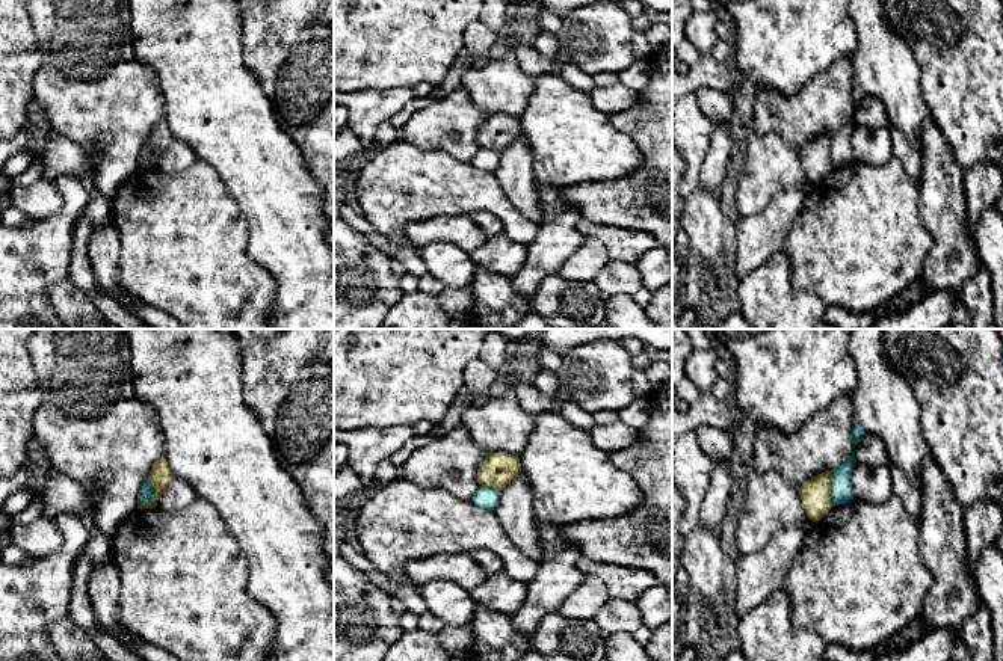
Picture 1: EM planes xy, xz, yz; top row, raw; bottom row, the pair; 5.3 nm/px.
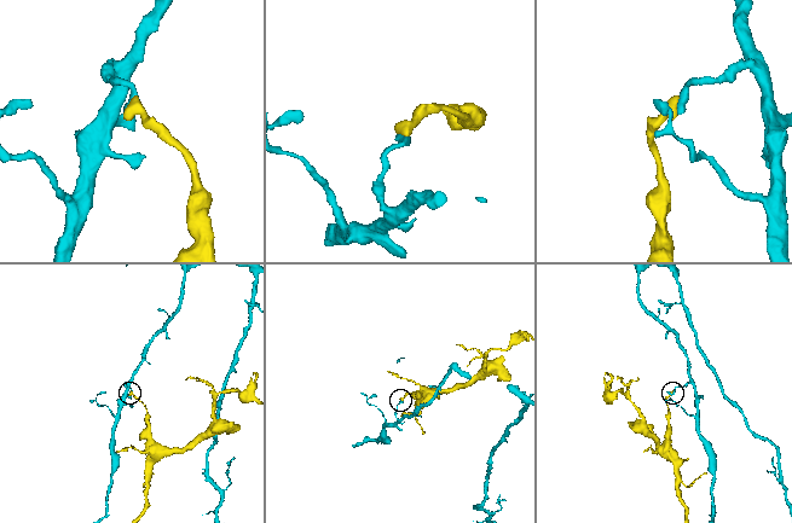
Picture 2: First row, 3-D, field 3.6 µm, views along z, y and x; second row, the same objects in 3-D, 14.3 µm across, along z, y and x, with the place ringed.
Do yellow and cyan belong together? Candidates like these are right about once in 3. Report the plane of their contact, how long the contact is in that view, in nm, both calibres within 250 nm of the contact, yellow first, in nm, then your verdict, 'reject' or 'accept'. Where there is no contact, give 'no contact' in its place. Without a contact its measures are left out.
xy | 160 nm | 120/90 nm | reject

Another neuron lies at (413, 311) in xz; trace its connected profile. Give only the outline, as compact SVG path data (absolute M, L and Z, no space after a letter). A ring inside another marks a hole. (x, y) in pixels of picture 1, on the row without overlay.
M403 294L387 312L381 329L449 329L452 317L438 303L438 296Z

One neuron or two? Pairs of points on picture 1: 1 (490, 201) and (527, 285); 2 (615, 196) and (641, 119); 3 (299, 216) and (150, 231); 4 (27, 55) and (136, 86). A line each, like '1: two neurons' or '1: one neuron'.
1: two neurons
2: one neuron
3: two neurons
4: two neurons

